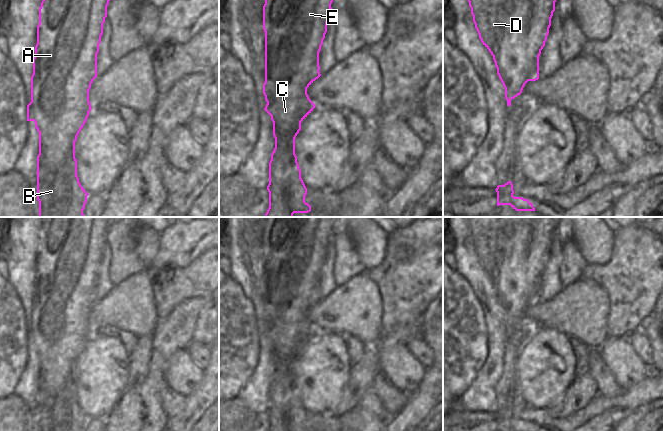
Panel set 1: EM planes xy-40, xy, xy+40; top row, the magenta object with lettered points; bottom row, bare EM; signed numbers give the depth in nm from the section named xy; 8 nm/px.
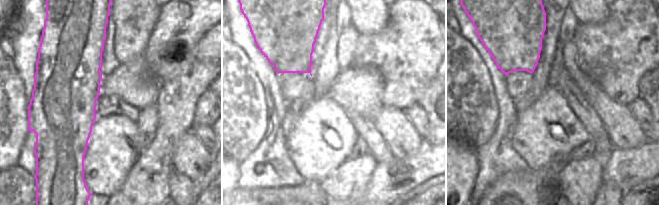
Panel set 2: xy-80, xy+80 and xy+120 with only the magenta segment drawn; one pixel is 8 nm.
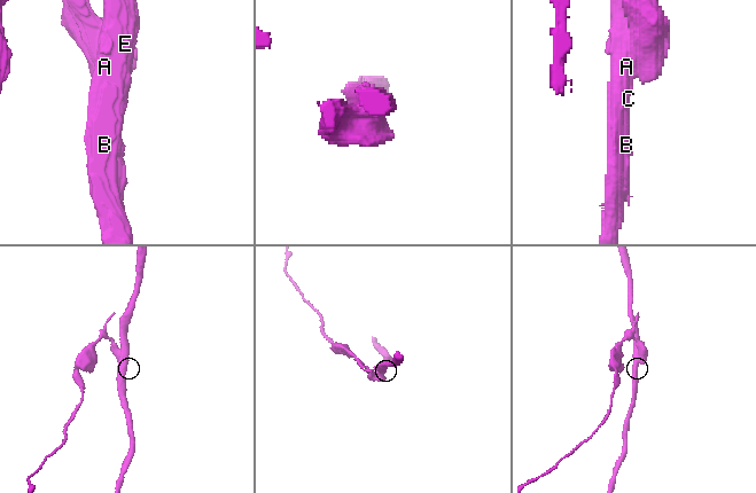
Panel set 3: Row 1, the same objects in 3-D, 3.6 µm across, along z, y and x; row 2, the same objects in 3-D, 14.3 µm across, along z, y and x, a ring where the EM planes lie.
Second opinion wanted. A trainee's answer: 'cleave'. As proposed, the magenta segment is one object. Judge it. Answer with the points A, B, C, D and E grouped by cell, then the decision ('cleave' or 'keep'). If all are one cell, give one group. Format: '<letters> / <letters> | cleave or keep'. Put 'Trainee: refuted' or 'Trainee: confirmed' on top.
Trainee: confirmed
A B C E / D | cleave

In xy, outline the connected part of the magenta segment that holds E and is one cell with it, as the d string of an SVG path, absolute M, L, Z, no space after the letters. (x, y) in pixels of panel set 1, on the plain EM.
M267 217L263 230L263 254L265 256L265 306L263 318L267 326L264 334L271 340L275 372L269 386L269 431L311 431L305 426L307 412L301 402L301 394L295 378L295 362L301 354L301 346L316 331L307 318L307 312L318 303L319 276L327 256L327 246L333 236L333 217Z

